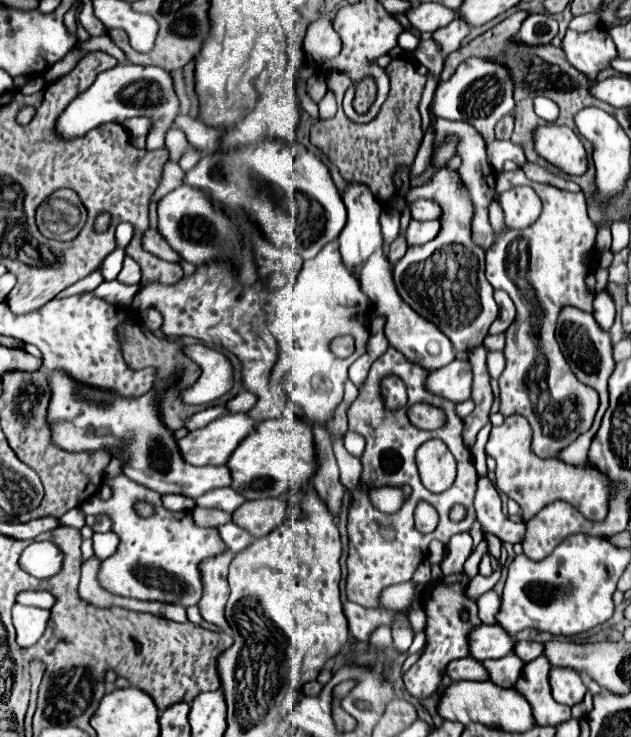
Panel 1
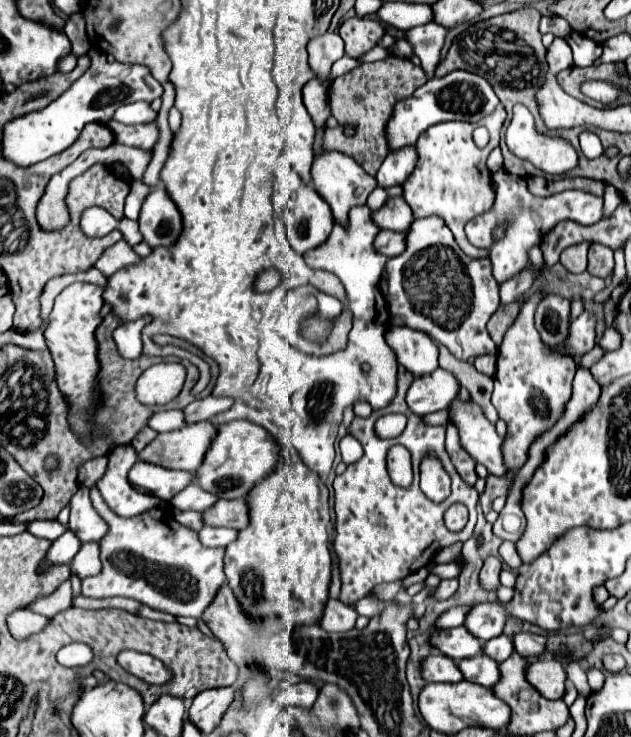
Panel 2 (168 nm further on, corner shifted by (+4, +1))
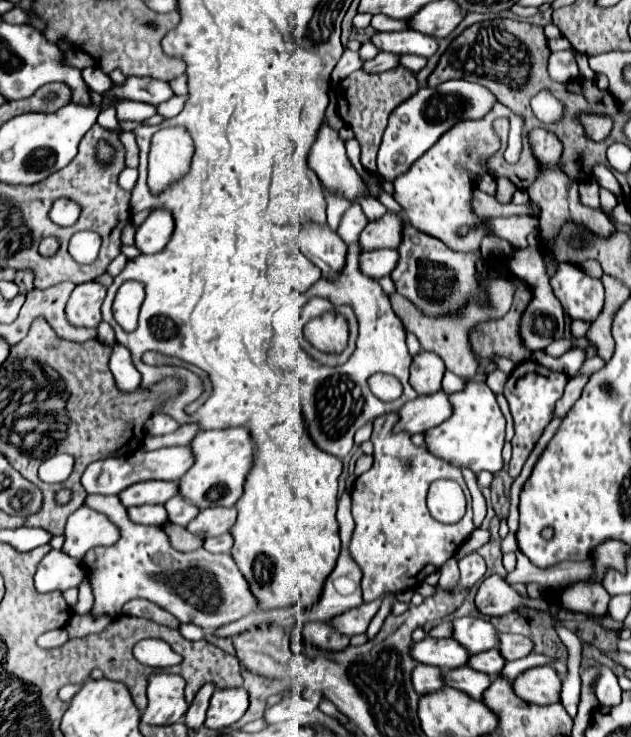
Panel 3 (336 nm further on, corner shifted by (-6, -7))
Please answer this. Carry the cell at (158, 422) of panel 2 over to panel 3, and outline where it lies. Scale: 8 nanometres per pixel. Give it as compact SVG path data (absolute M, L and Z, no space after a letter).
M152 416L146 424L144 424L144 430L146 430L146 436L162 436L162 434L168 434L168 432L174 432L178 428L178 422L170 416Z

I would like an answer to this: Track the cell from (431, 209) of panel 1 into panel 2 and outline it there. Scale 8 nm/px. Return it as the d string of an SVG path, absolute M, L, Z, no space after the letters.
M388 198L388 202L372 214L374 222L382 230L398 230L398 232L408 232L408 224L412 224L412 208L408 208L408 202L400 198Z

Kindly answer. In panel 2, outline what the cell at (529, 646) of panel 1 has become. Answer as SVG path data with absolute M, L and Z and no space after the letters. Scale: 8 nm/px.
M498 636L498 638L492 638L484 644L484 652L494 658L496 662L504 662L508 656L512 656L516 650L514 650L514 644L512 644L512 638L508 636Z

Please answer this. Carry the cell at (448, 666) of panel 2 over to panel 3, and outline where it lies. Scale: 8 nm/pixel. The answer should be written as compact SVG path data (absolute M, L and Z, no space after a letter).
M418 664L412 672L412 684L414 690L422 696L422 694L430 694L442 688L442 674L438 668L434 666L426 666L426 664Z

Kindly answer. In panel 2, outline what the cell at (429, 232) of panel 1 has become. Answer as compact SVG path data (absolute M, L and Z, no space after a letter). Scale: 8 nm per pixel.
M382 230L376 238L376 250L388 258L404 252L404 232Z

